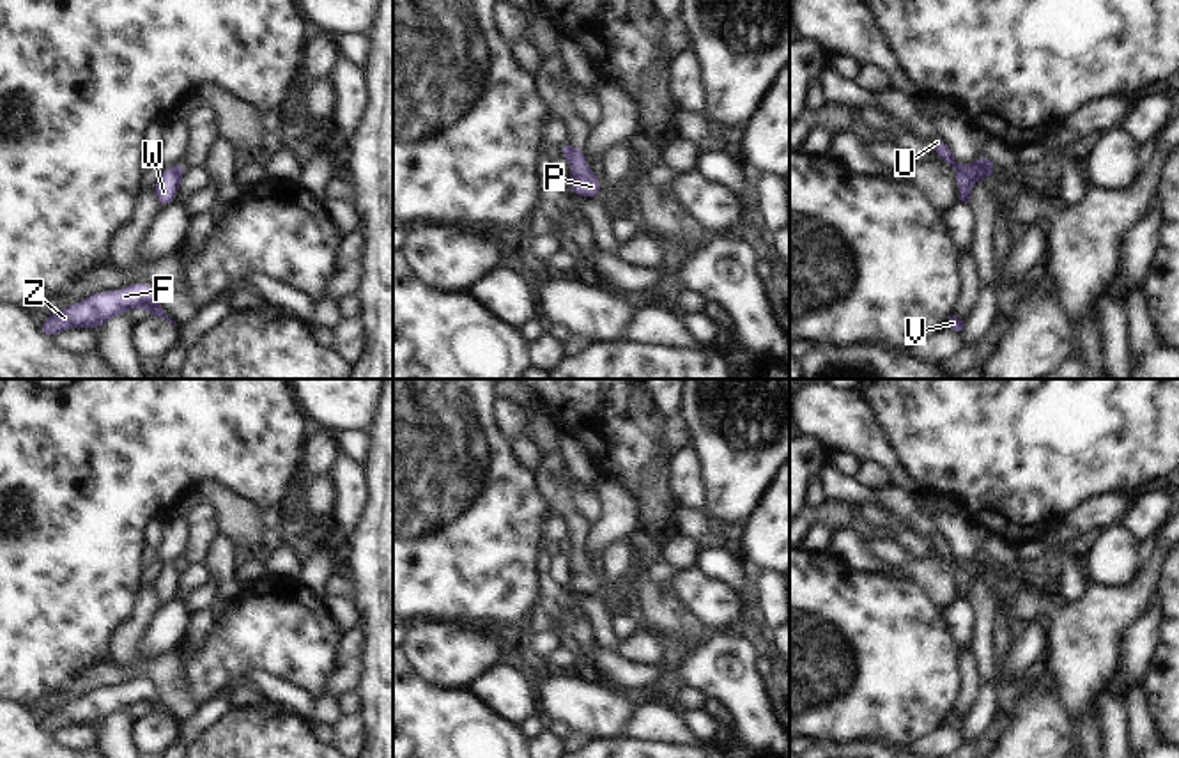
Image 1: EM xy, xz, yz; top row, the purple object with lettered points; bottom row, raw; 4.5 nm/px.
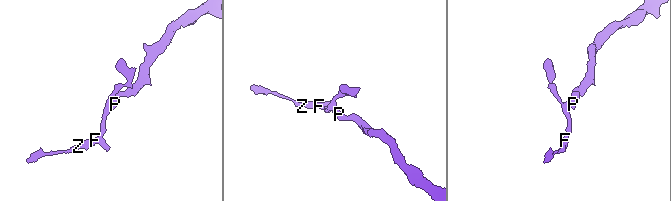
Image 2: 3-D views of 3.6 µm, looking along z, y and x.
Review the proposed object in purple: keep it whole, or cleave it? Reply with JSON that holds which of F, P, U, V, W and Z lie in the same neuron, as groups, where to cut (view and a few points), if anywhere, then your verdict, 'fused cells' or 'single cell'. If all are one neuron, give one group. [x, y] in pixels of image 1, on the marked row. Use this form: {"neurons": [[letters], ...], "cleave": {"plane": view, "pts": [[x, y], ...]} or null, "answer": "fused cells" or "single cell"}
{"neurons": [["F", "U", "V", "W", "Z"], ["P"]], "cleave": {"plane": "yz", "pts": [[955, 163], [960, 174], [967, 174], [974, 181]]}, "answer": "fused cells"}

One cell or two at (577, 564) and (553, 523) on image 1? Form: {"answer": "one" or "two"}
{"answer": "two"}

